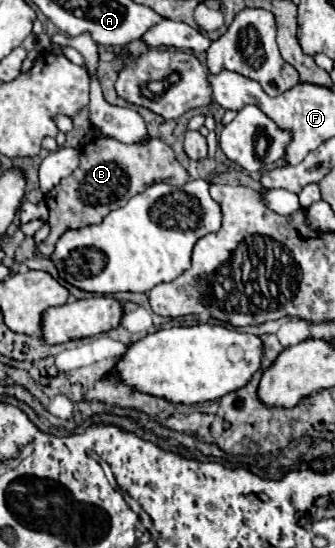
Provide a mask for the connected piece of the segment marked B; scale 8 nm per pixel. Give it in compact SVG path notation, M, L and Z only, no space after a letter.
M95 137L89 141L81 151L79 167L57 187L53 187L45 195L45 203L53 209L49 211L49 237L37 245L37 249L49 257L55 249L57 239L67 229L85 227L91 223L101 223L107 213L117 207L123 207L133 195L141 193L145 187L165 181L169 185L185 185L185 169L175 159L169 145L161 139L149 139L147 143L133 143L125 145L121 141L113 141L109 137Z

